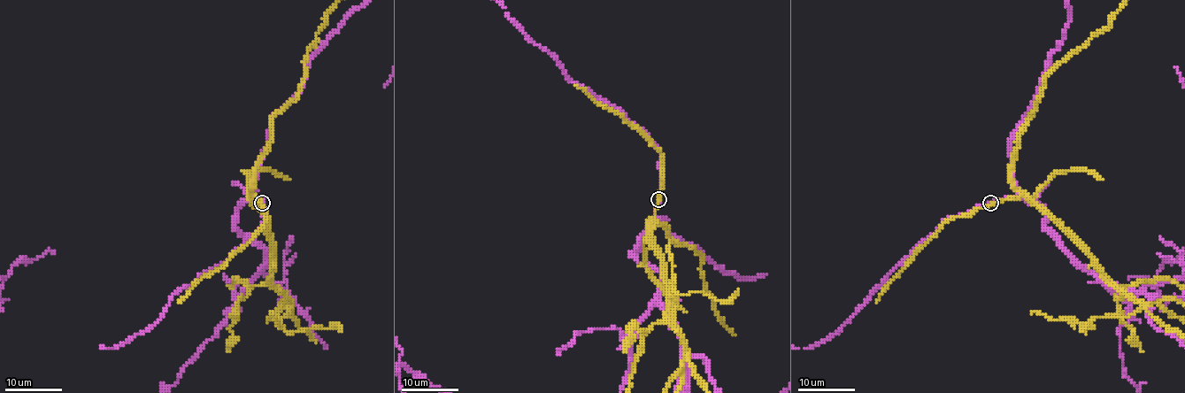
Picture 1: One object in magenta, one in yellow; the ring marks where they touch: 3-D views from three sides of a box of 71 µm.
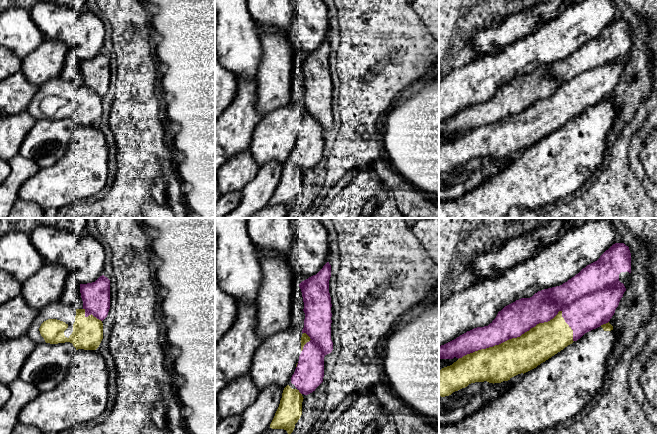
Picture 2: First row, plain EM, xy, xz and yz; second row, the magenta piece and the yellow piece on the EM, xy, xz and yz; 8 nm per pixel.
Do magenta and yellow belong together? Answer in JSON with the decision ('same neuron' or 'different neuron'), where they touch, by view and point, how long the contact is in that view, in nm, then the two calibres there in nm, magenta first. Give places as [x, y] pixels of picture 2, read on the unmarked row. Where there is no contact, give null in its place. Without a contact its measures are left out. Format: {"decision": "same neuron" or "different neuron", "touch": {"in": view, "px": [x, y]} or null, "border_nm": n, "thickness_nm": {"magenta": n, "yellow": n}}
{"decision": "different neuron", "touch": {"in": "yz", "px": [518, 112]}, "border_nm": 950, "thickness_nm": {"magenta": 260, "yellow": 300}}

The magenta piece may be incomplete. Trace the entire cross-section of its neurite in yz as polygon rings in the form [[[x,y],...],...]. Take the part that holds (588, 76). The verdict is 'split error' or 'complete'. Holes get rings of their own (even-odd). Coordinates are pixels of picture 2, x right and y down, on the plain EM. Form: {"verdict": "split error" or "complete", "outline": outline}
{"verdict": "complete", "outline": [[[615,19],[597,37],[587,41],[562,61],[538,67],[530,74],[516,76],[499,87],[488,102],[474,104],[439,122],[439,135],[459,135],[475,127],[520,113],[537,100],[550,97],[559,87],[573,106],[573,117],[577,117],[585,109],[610,97],[626,67],[624,60],[619,57],[619,50],[626,47],[631,49],[629,23],[624,19]]]}

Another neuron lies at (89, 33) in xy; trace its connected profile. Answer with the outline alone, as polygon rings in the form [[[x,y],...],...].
[[[90,10],[82,11],[73,34],[74,47],[67,51],[61,76],[75,85],[83,85],[80,61],[95,58],[103,51],[105,37],[103,21]]]

